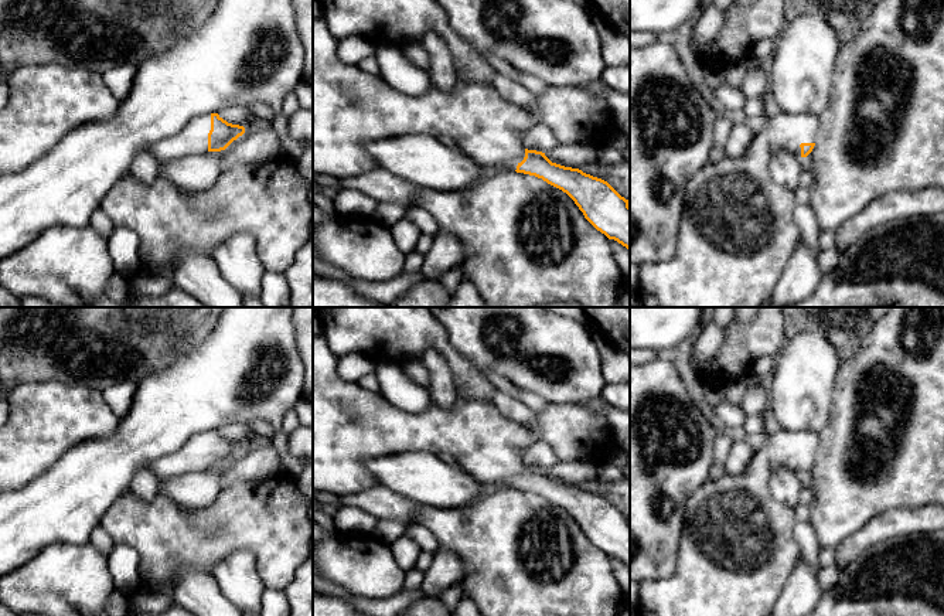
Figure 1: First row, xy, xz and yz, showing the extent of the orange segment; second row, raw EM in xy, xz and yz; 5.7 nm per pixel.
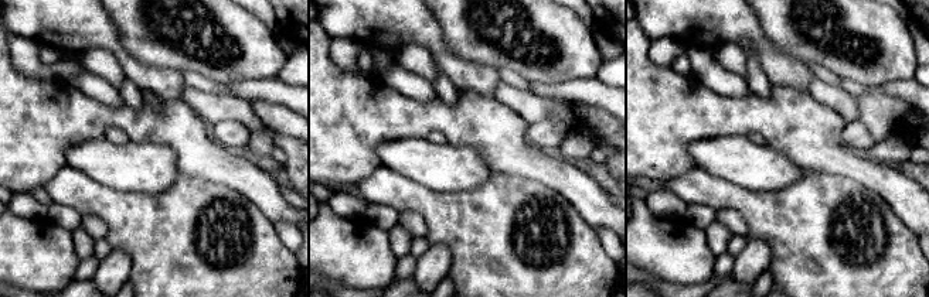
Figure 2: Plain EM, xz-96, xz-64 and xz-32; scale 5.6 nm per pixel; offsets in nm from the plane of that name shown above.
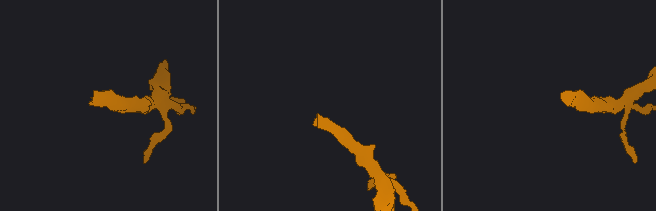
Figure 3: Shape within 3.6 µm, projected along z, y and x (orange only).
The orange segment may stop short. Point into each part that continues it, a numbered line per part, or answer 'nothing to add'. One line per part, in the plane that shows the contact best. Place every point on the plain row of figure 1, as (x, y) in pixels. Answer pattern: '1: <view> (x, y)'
1: xy (191, 458)

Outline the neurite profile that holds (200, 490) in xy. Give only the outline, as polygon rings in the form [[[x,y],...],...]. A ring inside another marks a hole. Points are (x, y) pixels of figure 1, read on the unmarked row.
[[[235,457],[221,469],[207,469],[195,474],[180,474],[164,480],[160,490],[187,508],[202,510],[222,493],[222,477]]]

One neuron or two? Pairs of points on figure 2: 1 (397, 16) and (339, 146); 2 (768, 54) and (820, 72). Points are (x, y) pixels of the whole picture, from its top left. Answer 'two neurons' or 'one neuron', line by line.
1: two neurons
2: two neurons

